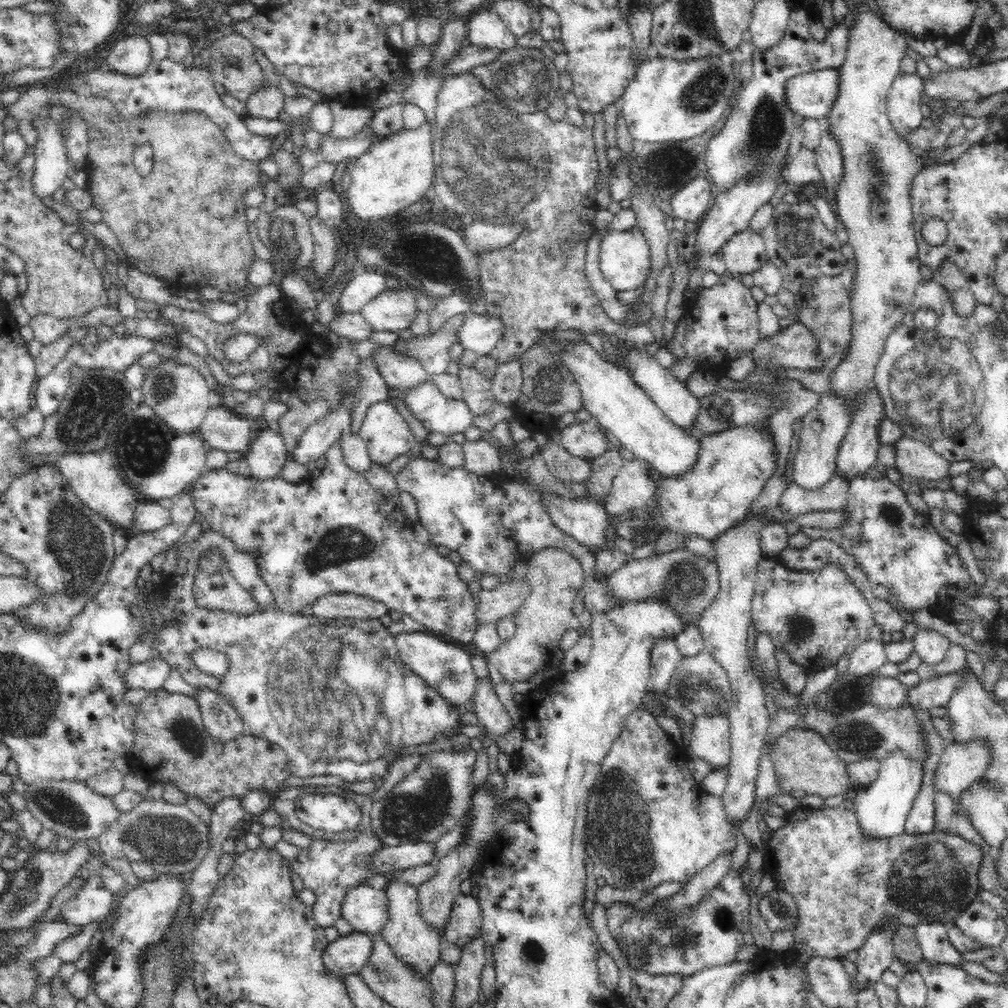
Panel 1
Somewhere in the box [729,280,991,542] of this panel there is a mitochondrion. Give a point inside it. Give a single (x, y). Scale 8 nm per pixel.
(934, 392)

